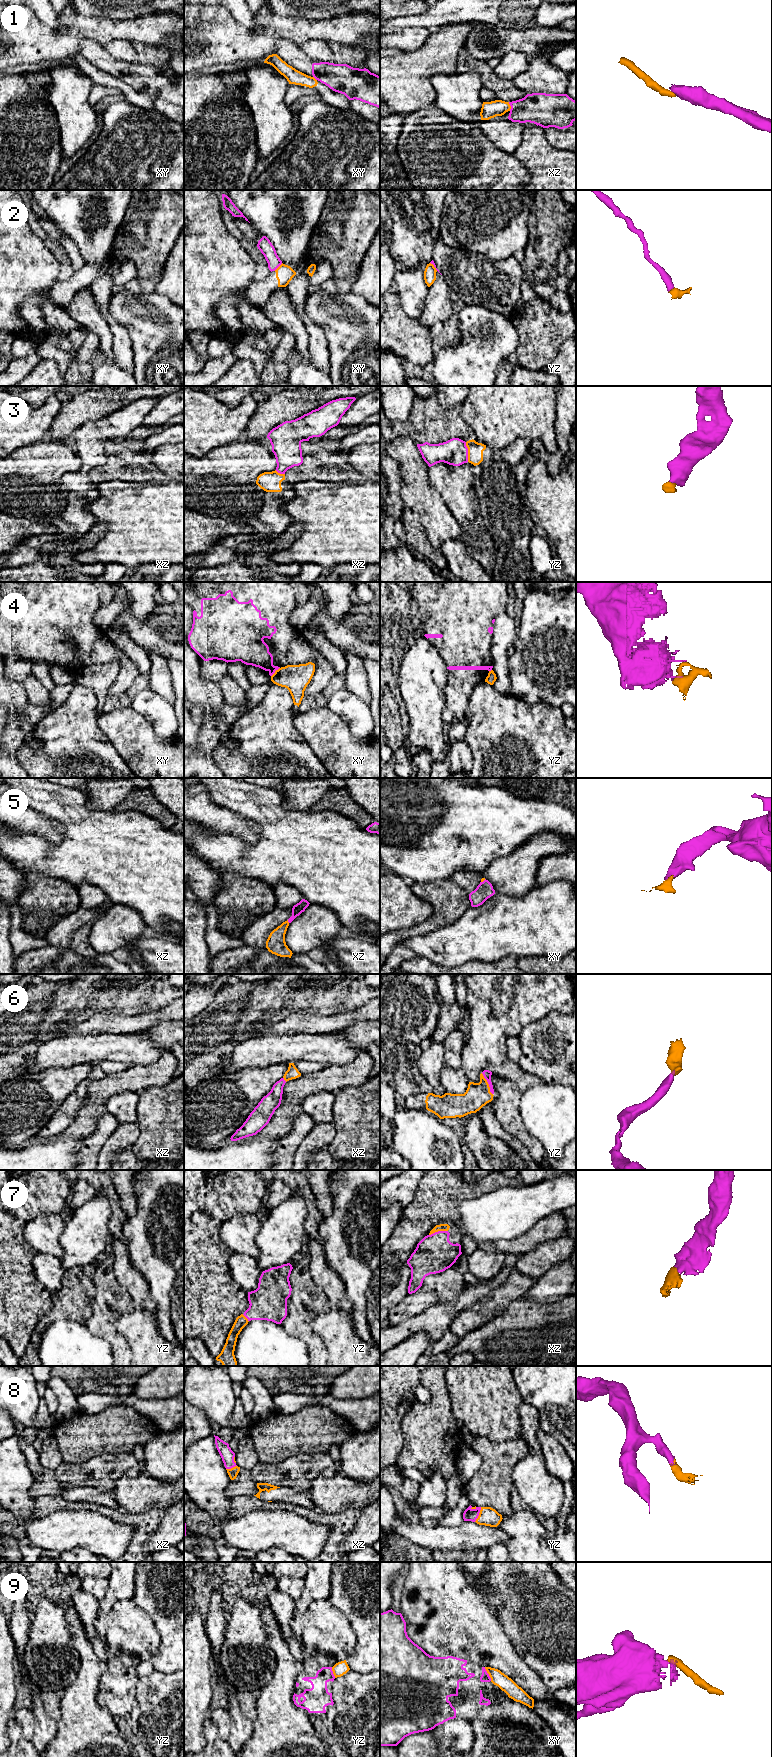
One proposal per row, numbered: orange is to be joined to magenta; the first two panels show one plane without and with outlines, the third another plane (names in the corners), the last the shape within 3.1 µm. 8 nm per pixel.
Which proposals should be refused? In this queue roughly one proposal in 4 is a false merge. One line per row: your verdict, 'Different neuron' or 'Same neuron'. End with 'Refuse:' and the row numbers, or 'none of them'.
1: Same neuron
2: Different neuron
3: Same neuron
4: Different neuron
5: Same neuron
6: Same neuron
7: Same neuron
8: Same neuron
9: Different neuron
Refuse: 2, 4, 9

